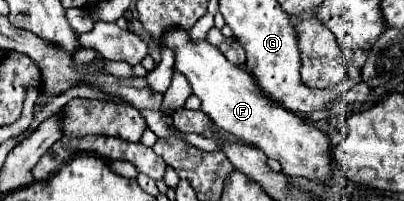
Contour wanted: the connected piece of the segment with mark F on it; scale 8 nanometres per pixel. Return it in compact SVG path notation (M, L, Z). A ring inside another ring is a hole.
M170 28L162 34L158 48L170 48L174 52L174 70L186 76L192 94L202 102L200 110L208 114L216 126L244 142L252 142L268 158L278 160L282 172L288 176L304 176L308 180L324 180L330 176L328 136L322 130L308 126L298 114L264 98L254 78L240 66L228 62L216 46L206 40L192 40L184 28Z

